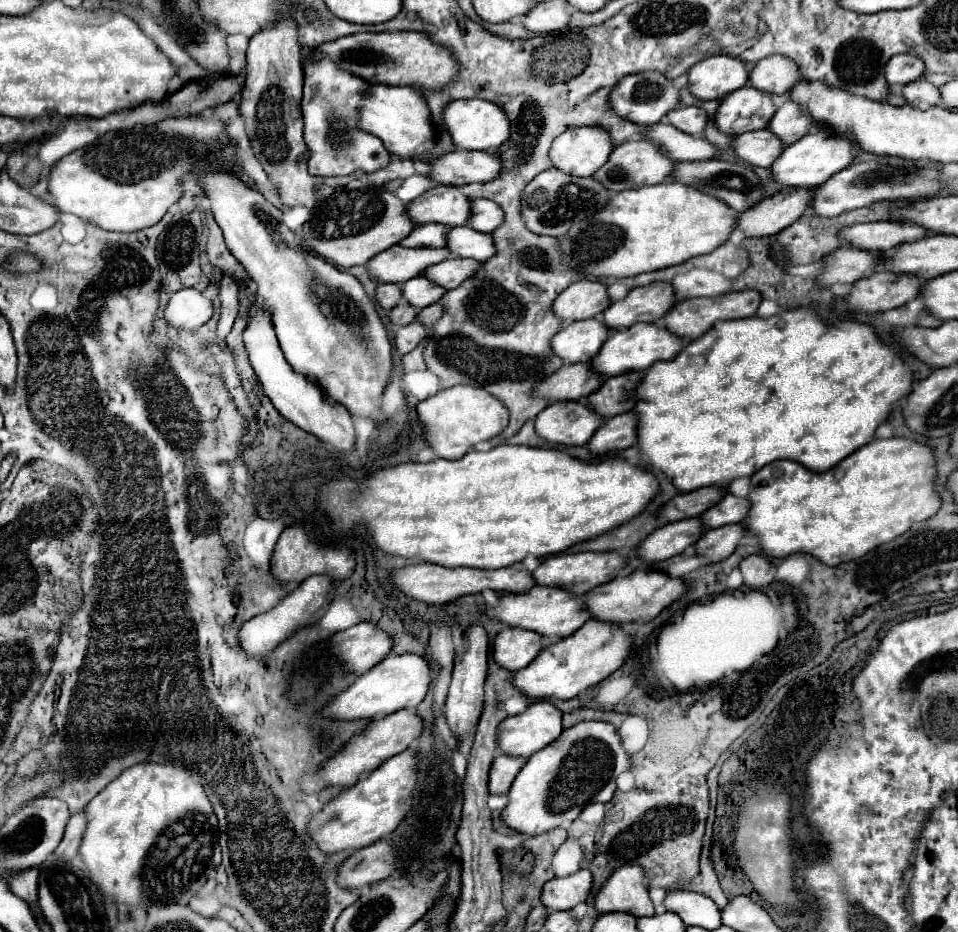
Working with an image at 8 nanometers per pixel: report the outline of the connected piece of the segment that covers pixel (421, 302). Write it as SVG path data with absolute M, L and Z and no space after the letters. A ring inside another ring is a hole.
M424 276L410 278L408 282L402 284L402 298L408 304L414 304L416 308L424 308L424 306L430 306L430 304L438 302L444 292L446 290L442 286L426 280Z

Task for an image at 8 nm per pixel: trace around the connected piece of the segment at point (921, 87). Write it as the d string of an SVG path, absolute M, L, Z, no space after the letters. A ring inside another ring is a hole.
M916 80L902 88L902 96L904 96L906 104L910 104L910 106L918 106L918 104L934 106L940 102L940 88L936 88L928 80Z

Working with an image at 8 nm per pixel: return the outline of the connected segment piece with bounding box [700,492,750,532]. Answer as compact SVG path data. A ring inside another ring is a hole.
M726 494L718 504L708 508L700 520L702 520L702 530L712 530L720 528L726 524L738 524L744 520L746 512L750 510L750 502L746 498L738 498L734 494Z

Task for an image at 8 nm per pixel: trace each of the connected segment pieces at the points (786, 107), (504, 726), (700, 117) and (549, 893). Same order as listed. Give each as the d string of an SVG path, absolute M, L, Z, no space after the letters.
M786 100L784 104L778 106L776 114L772 116L768 130L784 146L790 146L790 144L798 142L804 134L814 130L816 126L818 126L818 122L810 120L810 116L806 116L806 112L802 112L802 108L798 108L798 104L794 104L792 100Z
M546 700L532 702L522 714L498 724L498 748L508 756L530 758L562 734L562 712Z
M678 106L676 110L666 114L666 122L686 134L700 134L706 126L708 114L698 106Z
M578 870L566 878L552 878L544 884L540 902L552 910L572 910L578 902L588 898L592 888L592 876L586 870Z

